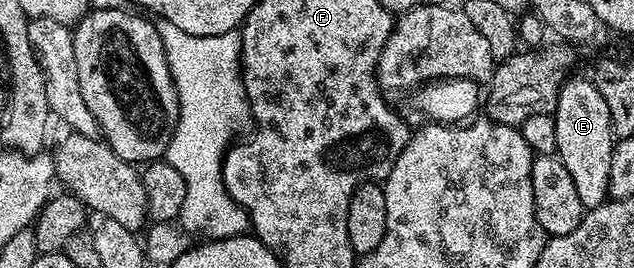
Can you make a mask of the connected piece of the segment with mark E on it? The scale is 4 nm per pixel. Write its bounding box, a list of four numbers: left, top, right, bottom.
[553,78,616,210]

